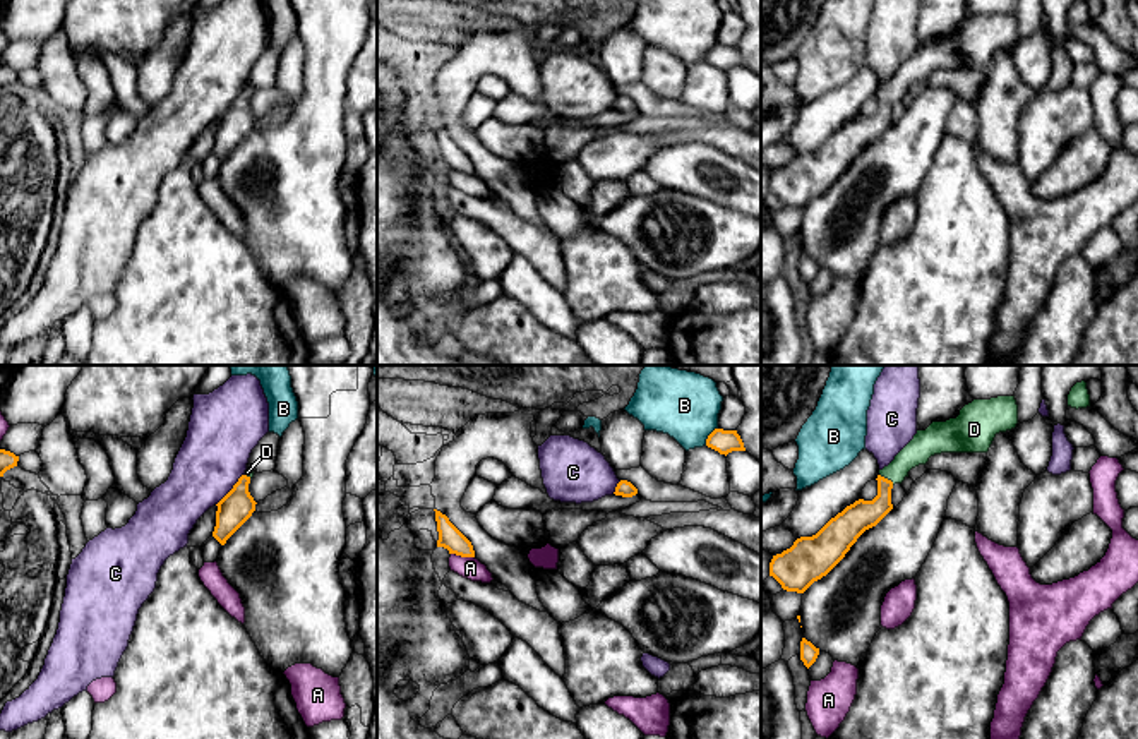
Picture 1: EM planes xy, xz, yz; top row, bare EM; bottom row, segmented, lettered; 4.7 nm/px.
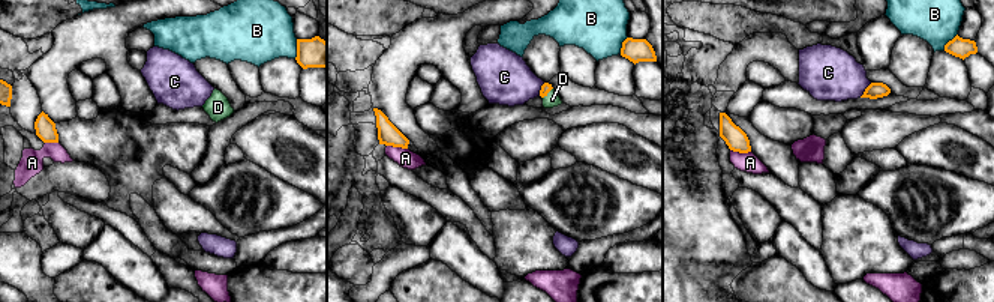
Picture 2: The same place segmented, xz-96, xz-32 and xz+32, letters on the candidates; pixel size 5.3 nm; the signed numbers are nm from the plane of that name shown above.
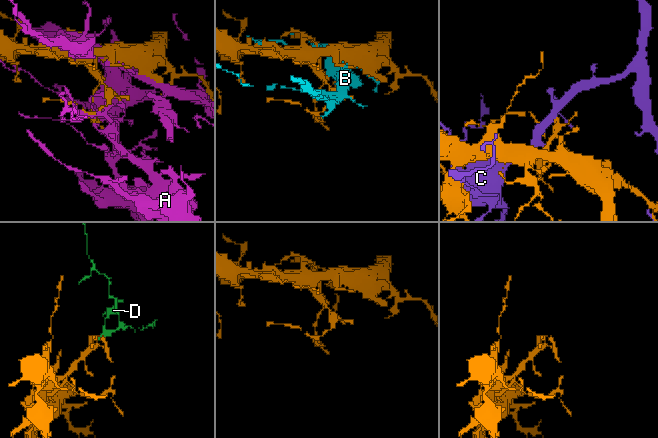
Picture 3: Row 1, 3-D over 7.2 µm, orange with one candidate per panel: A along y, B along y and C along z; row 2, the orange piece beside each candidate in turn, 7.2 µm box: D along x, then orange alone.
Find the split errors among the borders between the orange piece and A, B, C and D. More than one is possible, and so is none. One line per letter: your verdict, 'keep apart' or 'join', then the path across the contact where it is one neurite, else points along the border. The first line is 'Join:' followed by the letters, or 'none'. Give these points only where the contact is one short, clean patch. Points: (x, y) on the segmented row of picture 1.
Join: D
A: keep apart
B: keep apart
C: keep apart
D: join; way yz (854, 520), (883, 496), (886, 479), (926, 443)

